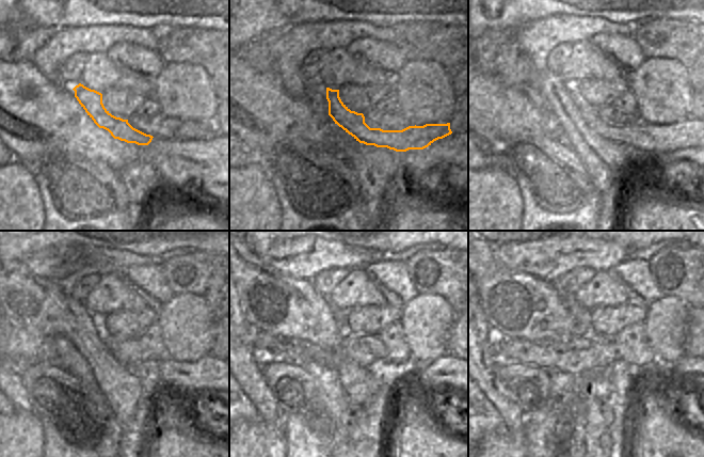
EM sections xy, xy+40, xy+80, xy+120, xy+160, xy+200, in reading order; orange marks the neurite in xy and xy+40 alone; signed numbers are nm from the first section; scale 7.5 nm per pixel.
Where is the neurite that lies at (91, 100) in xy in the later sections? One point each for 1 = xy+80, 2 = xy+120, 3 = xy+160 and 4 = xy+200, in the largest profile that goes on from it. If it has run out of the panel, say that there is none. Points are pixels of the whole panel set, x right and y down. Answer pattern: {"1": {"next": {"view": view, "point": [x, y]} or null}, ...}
{"1": {"next": {"view": "xy+80", "point": [648, 139]}}, "2": {"next": {"view": "xy+120", "point": [207, 375]}}, "3": {"next": {"view": "xy+160", "point": [446, 372]}}, "4": {"next": {"view": "xy+200", "point": [685, 368]}}}

